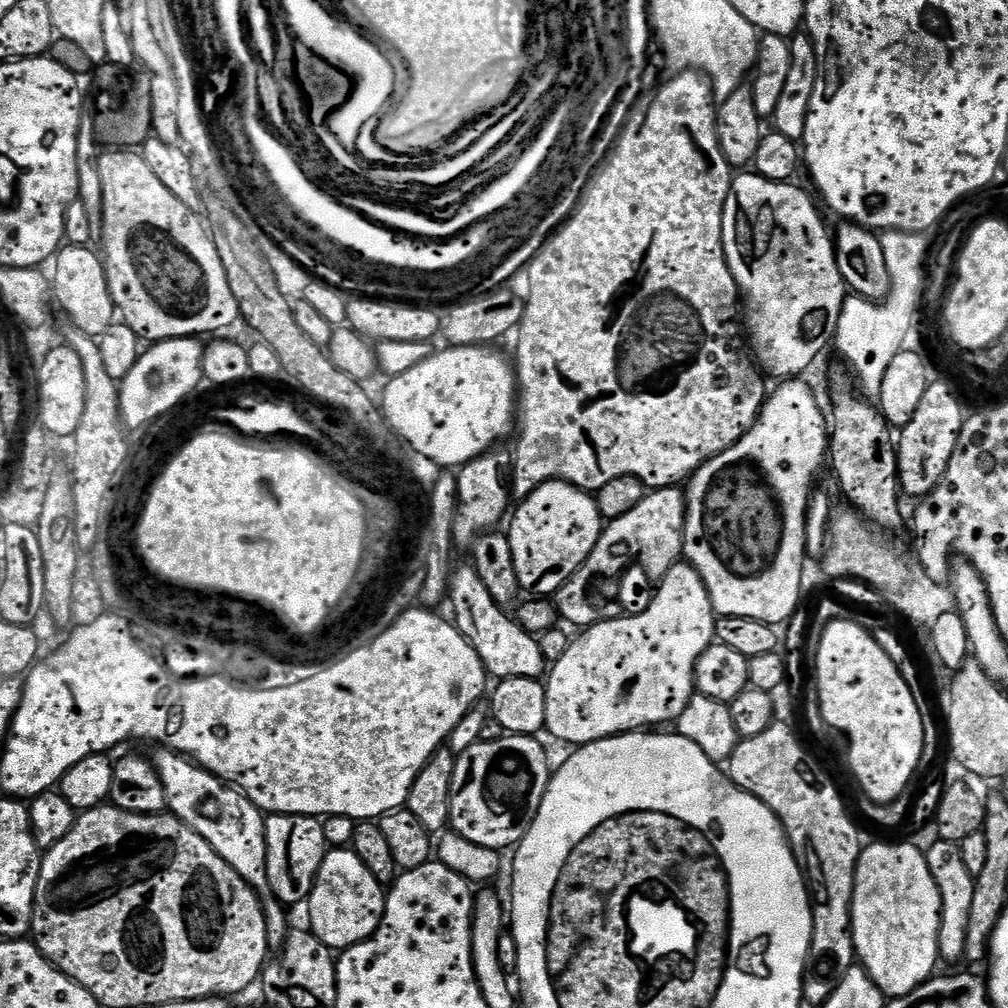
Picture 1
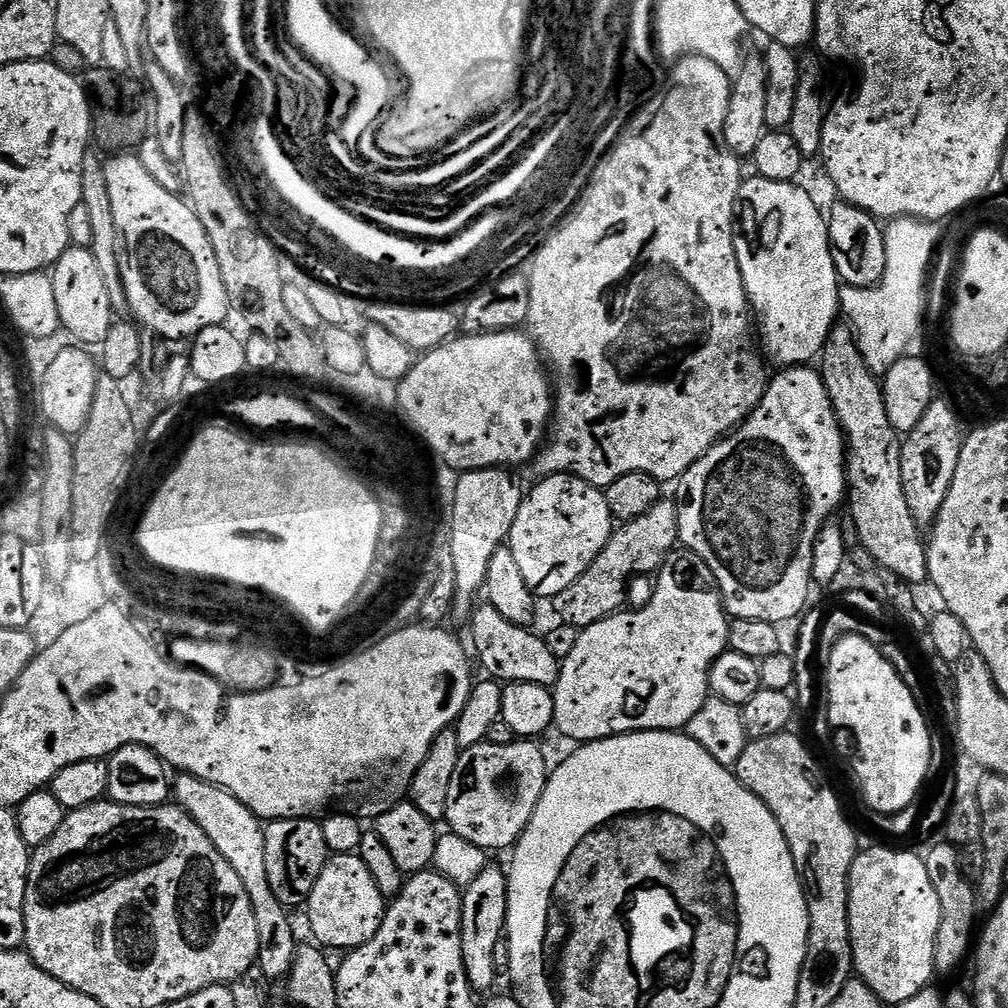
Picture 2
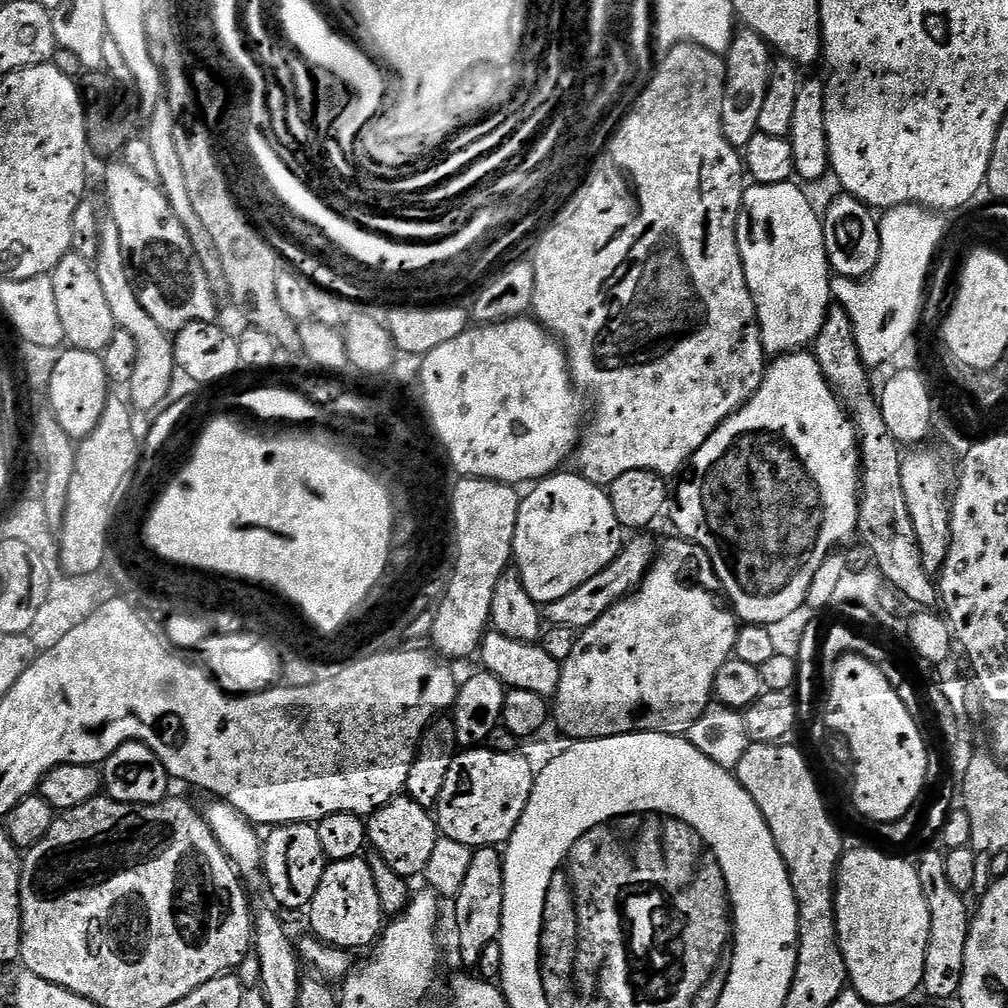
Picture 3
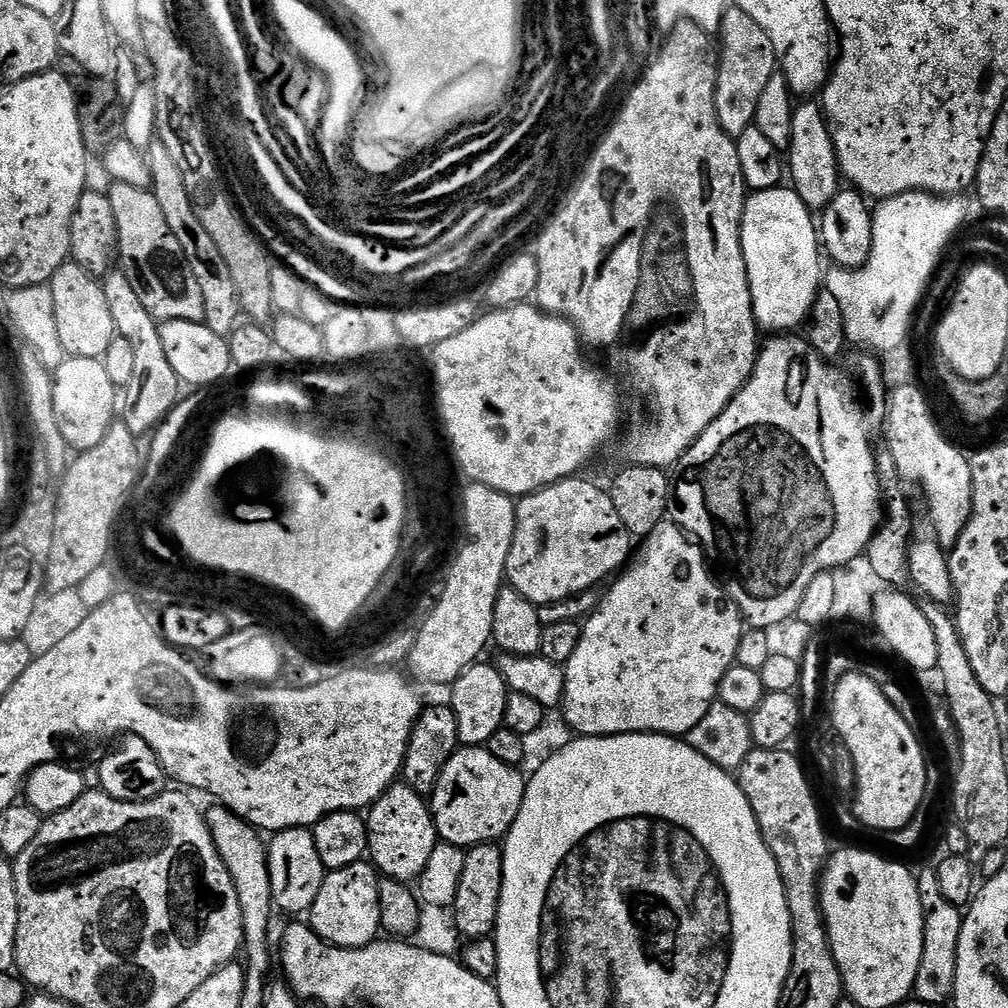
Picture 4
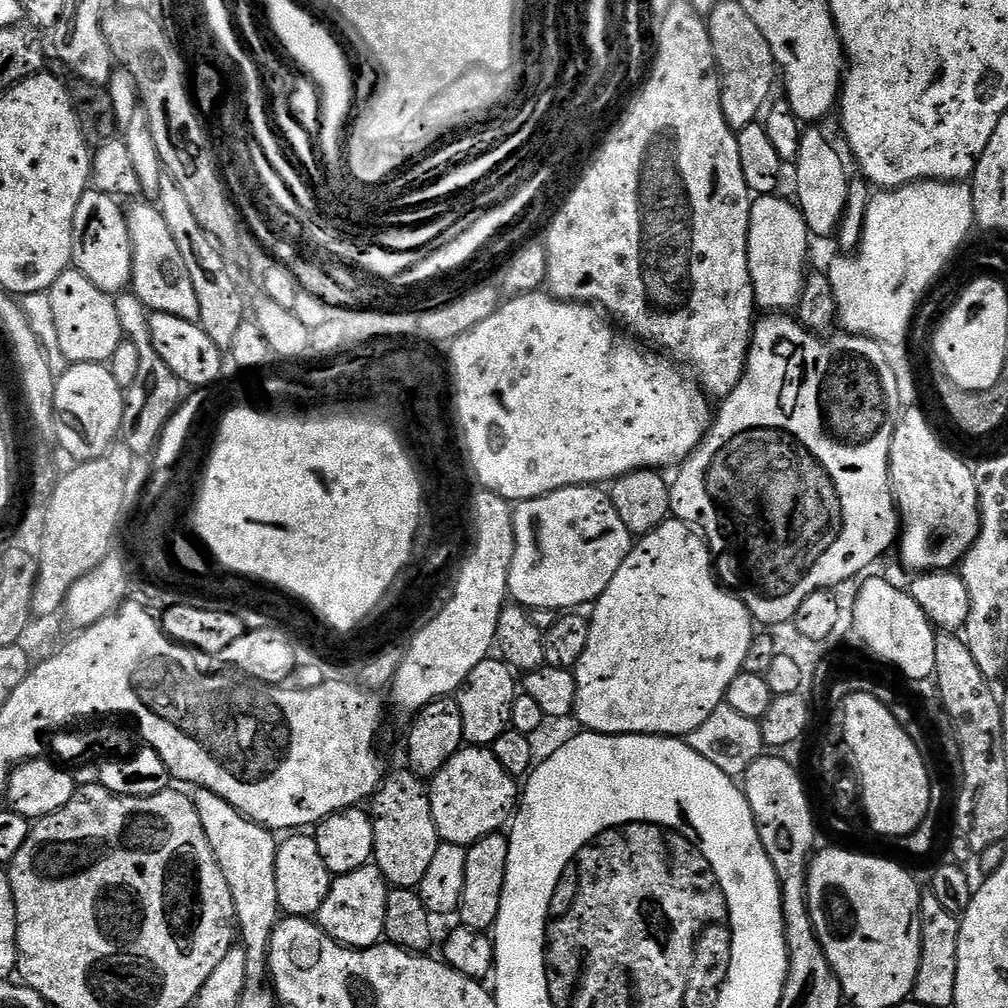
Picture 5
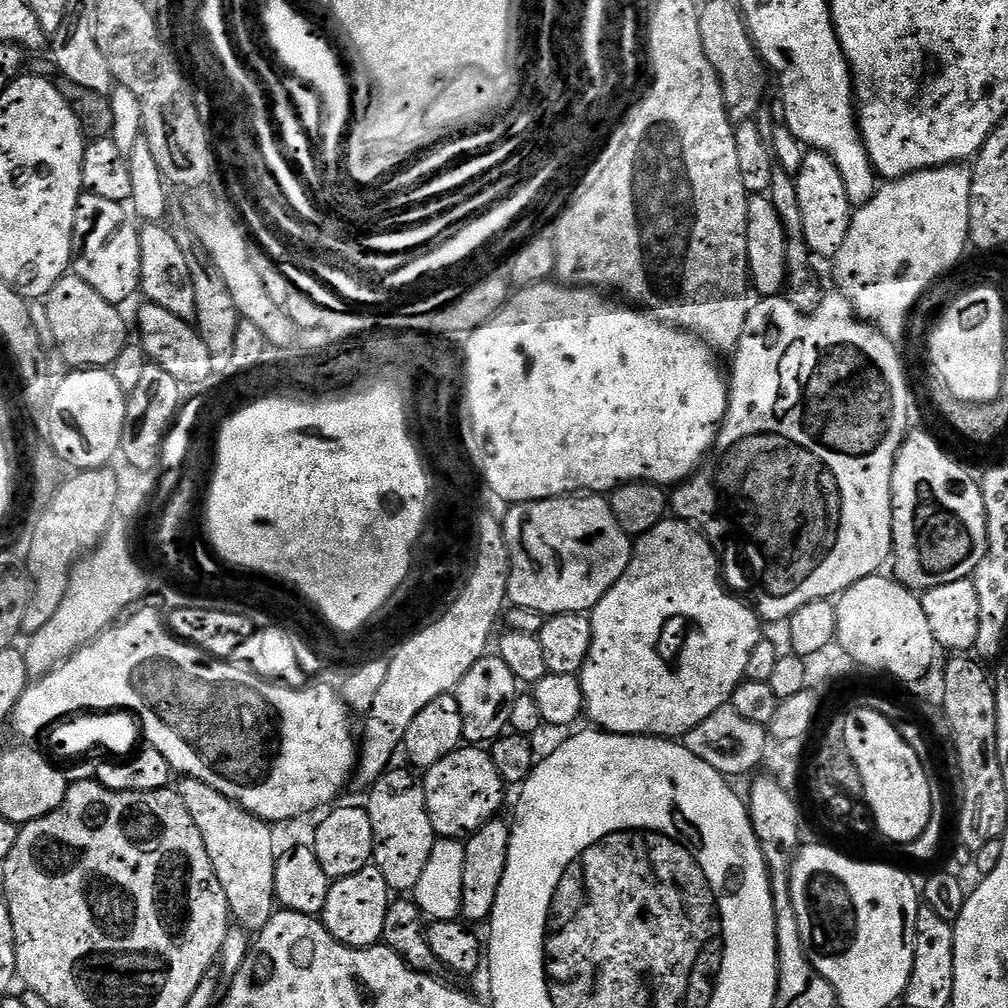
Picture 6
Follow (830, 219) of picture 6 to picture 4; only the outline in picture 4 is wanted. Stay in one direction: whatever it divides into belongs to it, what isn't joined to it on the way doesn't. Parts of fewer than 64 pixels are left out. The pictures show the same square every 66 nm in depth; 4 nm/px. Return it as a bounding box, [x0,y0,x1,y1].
[786,98,842,210]

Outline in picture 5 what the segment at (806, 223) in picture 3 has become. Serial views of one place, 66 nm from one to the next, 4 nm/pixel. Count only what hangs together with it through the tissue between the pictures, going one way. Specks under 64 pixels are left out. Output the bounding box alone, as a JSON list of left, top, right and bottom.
[748,194,810,314]

